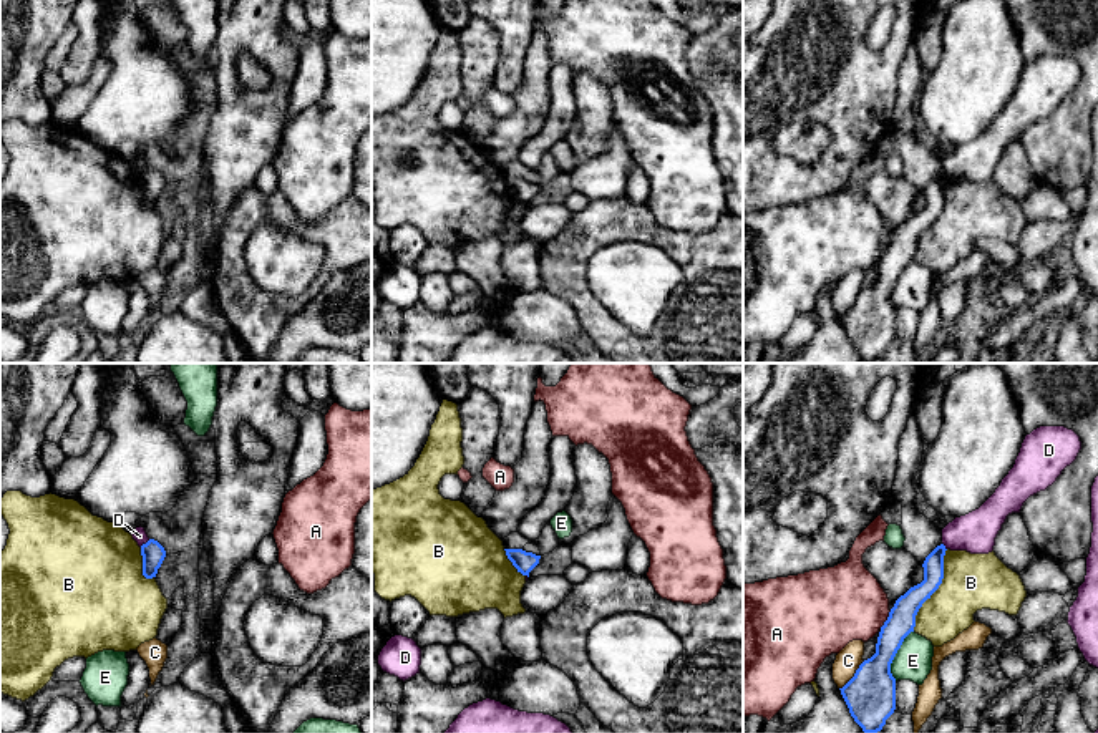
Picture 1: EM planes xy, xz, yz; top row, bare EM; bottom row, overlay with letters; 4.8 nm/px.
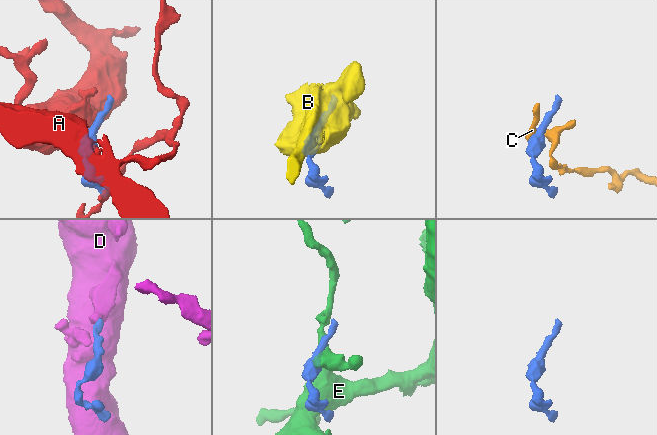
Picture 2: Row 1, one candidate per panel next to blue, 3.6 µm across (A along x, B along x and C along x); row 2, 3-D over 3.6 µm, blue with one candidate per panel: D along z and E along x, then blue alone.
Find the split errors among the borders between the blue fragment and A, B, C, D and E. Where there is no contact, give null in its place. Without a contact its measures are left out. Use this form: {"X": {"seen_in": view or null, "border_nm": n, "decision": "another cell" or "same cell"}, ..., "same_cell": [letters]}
{"A": {"seen_in": "yz", "border_nm": 110, "decision": "another cell"}, "B": {"seen_in": "yz", "border_nm": 440, "decision": "another cell"}, "C": {"seen_in": "yz", "border_nm": 190, "decision": "another cell"}, "D": {"seen_in": "xy", "border_nm": 70, "decision": "another cell"}, "E": {"seen_in": "yz", "border_nm": 260, "decision": "another cell"}, "same_cell": []}

